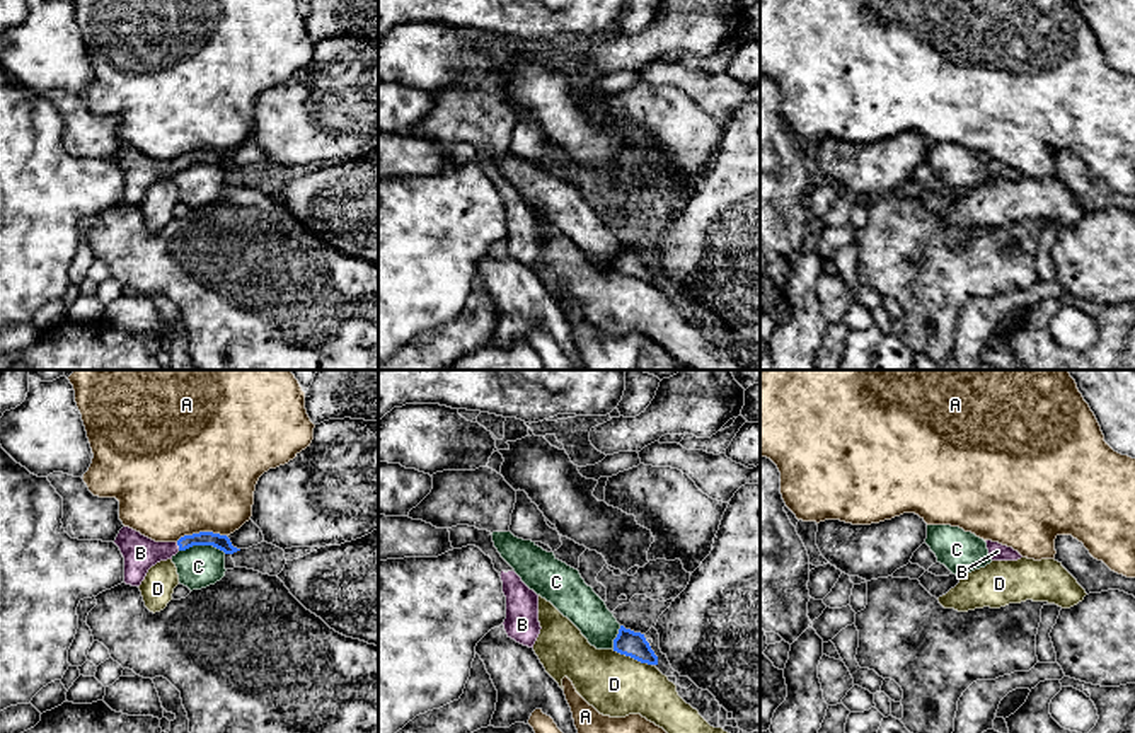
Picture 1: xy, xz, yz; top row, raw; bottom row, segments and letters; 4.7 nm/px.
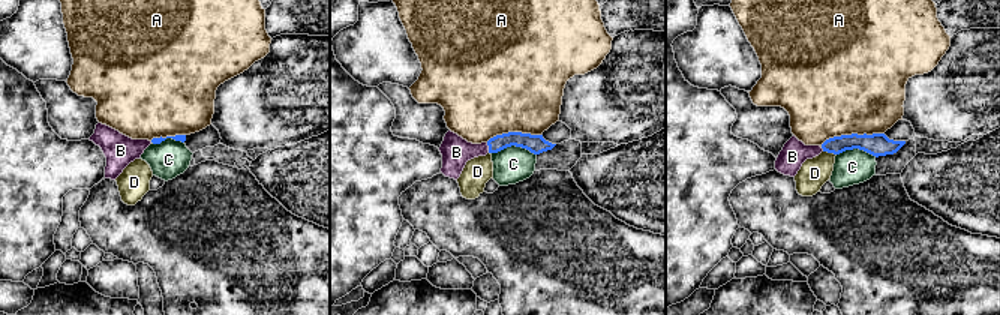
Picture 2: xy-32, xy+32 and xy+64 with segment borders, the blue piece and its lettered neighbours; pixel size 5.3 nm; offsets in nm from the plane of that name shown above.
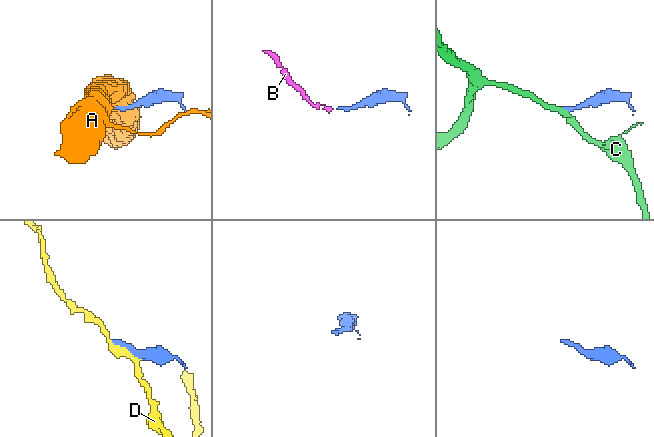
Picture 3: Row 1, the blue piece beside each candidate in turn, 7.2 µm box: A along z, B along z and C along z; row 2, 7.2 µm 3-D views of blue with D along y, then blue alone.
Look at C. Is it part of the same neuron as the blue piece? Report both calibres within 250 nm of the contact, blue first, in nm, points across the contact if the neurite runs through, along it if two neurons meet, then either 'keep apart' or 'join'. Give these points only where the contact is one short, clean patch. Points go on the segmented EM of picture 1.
calibres 70 and 200 nm; border xy (179, 549), (215, 546), (225, 553); keep apart

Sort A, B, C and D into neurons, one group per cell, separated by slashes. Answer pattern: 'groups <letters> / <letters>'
groups A / B / C / D

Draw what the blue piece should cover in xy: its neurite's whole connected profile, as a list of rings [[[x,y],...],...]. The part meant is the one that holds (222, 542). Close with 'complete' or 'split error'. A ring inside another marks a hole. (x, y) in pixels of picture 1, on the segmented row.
[[[130,527],[119,530],[114,544],[124,557],[124,583],[131,586],[140,586],[148,569],[157,563],[172,559],[179,551],[193,545],[213,545],[225,554],[240,551],[232,545],[227,535],[213,532],[184,535],[177,542],[155,542]]]; split error

